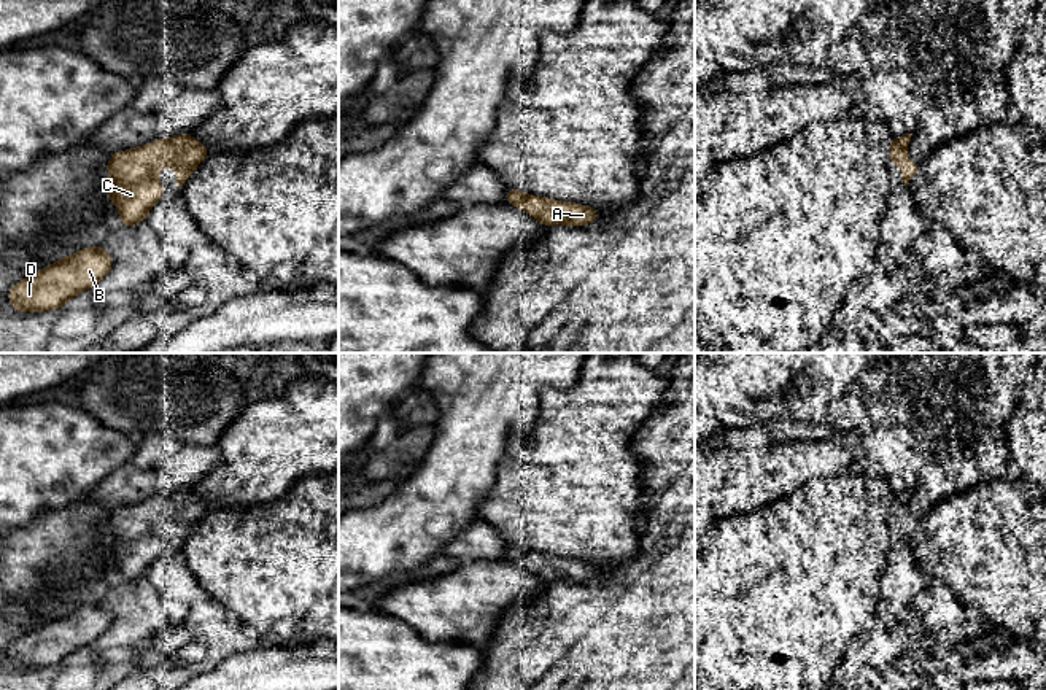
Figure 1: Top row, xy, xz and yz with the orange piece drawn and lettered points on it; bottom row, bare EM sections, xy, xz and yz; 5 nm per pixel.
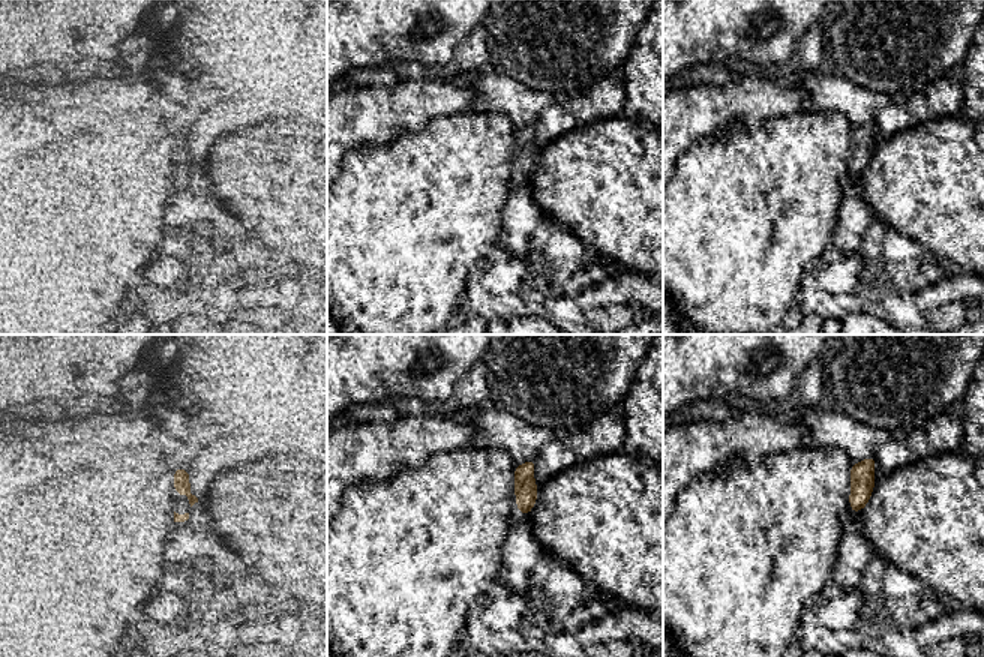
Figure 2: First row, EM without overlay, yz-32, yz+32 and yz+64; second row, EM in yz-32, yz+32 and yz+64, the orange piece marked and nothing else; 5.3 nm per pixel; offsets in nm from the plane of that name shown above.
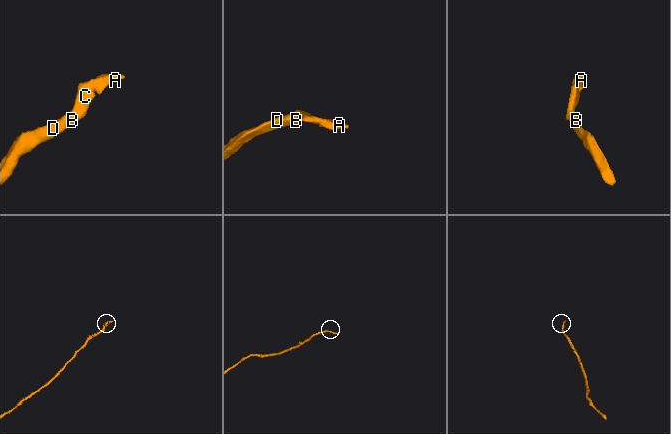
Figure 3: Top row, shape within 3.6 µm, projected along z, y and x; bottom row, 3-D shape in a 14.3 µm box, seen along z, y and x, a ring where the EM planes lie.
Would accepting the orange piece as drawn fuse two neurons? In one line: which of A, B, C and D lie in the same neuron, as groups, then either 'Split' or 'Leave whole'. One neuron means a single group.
Groups: A B C D. Leave whole

